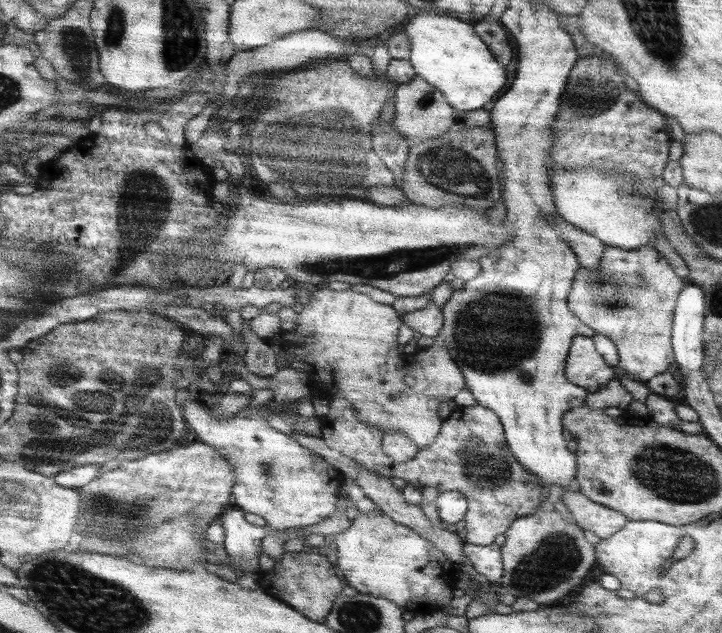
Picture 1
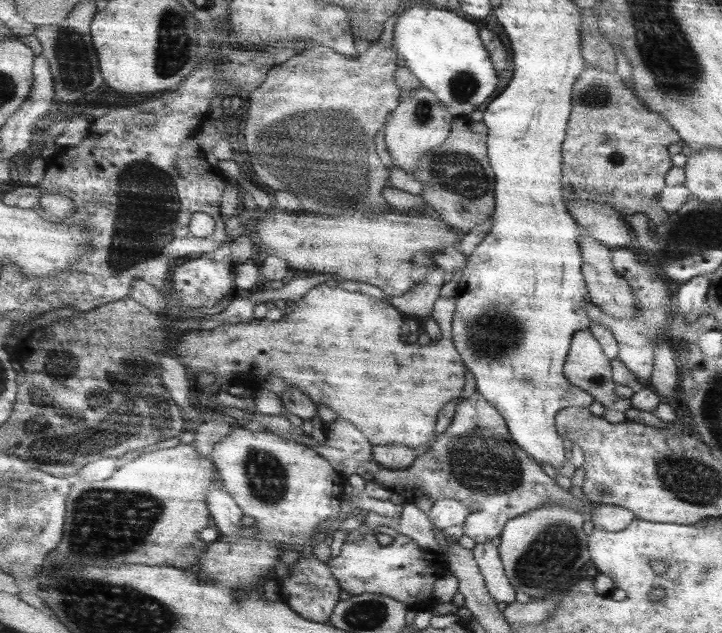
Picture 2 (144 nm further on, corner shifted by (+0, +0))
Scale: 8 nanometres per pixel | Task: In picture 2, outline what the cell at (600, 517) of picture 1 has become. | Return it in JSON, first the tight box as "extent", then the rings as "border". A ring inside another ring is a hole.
{"extent":[317,394,635,544],"border":[[[475,394],[469,400],[463,400],[455,408],[453,422],[445,434],[441,434],[431,450],[419,454],[417,462],[409,470],[393,472],[375,462],[375,444],[349,420],[337,414],[337,420],[327,422],[323,428],[325,446],[331,450],[317,450],[337,466],[337,472],[345,472],[347,476],[359,474],[369,482],[377,482],[385,488],[391,488],[393,494],[403,496],[407,502],[419,502],[421,498],[439,500],[459,500],[463,506],[473,510],[471,518],[463,524],[465,536],[475,544],[489,544],[493,538],[501,538],[505,526],[519,516],[525,516],[543,506],[565,506],[575,512],[585,514],[585,518],[593,524],[595,530],[605,532],[621,532],[629,528],[635,516],[627,508],[619,506],[599,506],[585,510],[581,500],[575,494],[563,490],[553,478],[549,478],[541,464],[529,456],[523,448],[517,446],[509,432],[509,424],[505,416],[483,396]]]}

